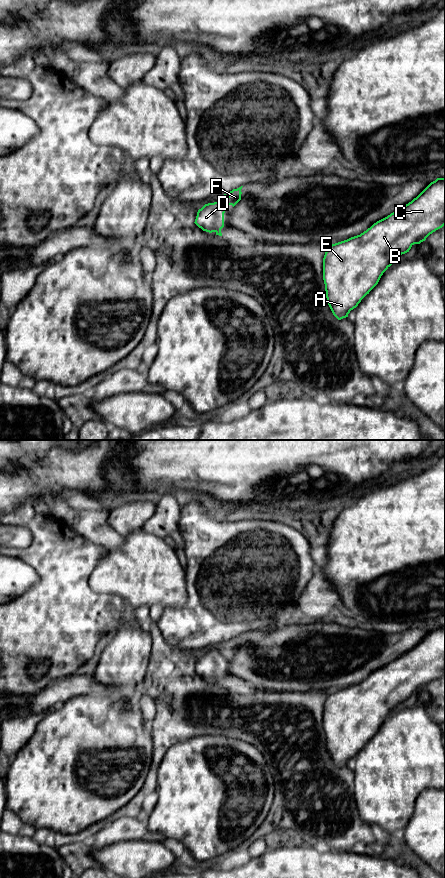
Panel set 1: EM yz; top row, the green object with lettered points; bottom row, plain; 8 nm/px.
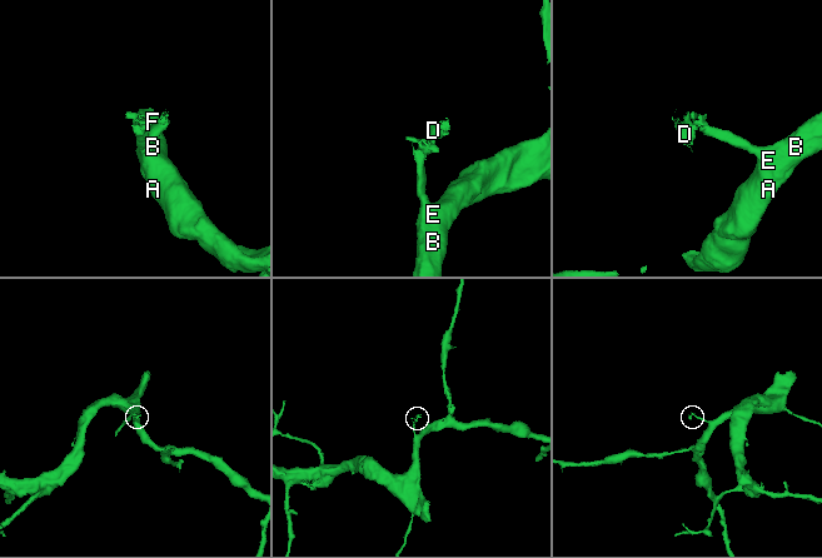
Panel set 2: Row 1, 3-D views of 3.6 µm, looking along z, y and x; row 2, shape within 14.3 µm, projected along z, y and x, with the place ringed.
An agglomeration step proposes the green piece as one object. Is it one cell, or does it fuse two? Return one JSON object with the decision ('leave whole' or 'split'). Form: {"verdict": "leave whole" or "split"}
{"verdict": "split"}

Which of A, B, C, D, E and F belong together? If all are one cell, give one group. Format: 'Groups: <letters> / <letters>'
Groups: A B C E F / D

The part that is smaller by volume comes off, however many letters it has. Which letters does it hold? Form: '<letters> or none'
D

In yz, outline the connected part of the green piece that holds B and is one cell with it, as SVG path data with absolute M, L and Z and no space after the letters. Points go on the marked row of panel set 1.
M437 178L411 202L377 221L360 235L328 245L323 258L323 280L333 315L338 320L348 317L400 255L409 252L414 244L425 241L444 225L445 178Z

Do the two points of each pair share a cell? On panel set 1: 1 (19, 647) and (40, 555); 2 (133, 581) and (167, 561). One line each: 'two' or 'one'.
1: one
2: one

